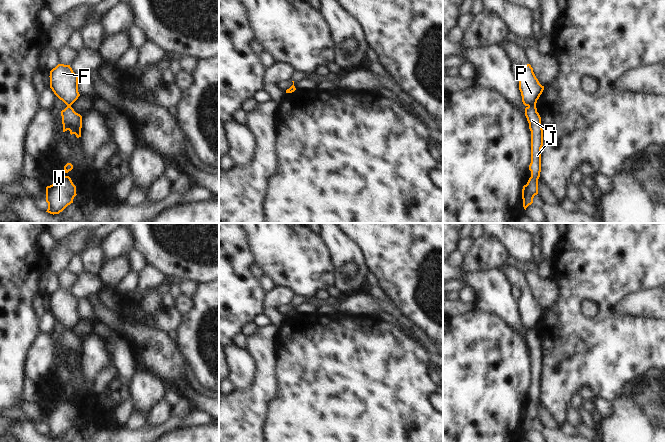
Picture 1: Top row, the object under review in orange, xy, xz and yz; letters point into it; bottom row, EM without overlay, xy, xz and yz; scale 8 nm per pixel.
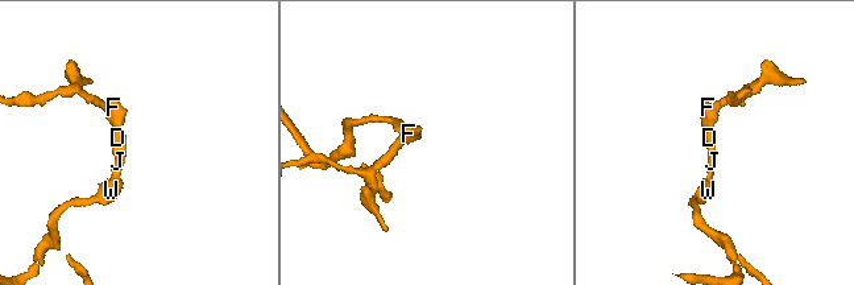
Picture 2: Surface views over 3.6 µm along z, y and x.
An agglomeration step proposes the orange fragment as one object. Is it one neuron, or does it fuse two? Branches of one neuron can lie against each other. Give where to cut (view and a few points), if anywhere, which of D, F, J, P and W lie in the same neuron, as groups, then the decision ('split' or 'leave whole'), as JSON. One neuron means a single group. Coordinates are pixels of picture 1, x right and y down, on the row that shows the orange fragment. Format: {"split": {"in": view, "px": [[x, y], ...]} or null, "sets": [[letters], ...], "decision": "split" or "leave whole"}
{"split": {"in": "yz", "px": [[535, 104], [528, 106]]}, "sets": [["D", "J", "W"], ["F", "P"]], "decision": "split"}

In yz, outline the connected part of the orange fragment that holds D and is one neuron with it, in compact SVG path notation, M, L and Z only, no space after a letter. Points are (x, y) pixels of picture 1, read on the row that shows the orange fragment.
M536 105L525 108L525 116L531 131L531 163L529 170L531 177L522 189L523 207L526 208L533 203L533 198L538 194L538 179L541 172L541 148L543 146L543 129L541 117L537 112Z

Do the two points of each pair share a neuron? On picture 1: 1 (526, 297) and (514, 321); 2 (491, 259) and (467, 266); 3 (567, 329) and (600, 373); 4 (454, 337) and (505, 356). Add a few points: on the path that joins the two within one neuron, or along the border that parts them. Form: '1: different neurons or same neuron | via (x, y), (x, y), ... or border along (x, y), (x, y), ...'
1: different neurons | border along (517, 301), (521, 325), (525, 329)
2: same neuron | via (485, 259), (473, 262)
3: same neuron | via (571, 340), (593, 362)
4: same neuron | via (467, 350), (473, 356), (492, 356)

